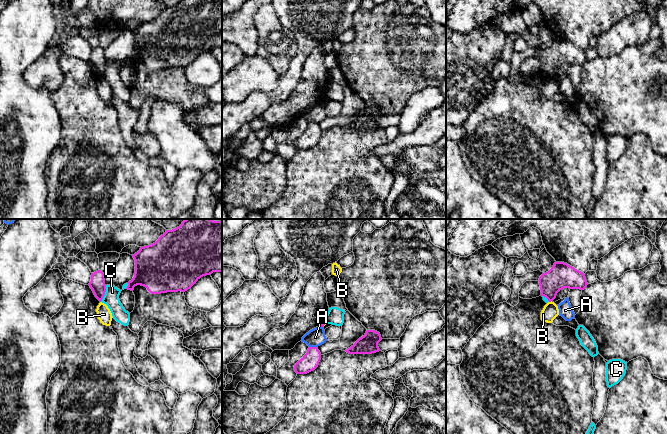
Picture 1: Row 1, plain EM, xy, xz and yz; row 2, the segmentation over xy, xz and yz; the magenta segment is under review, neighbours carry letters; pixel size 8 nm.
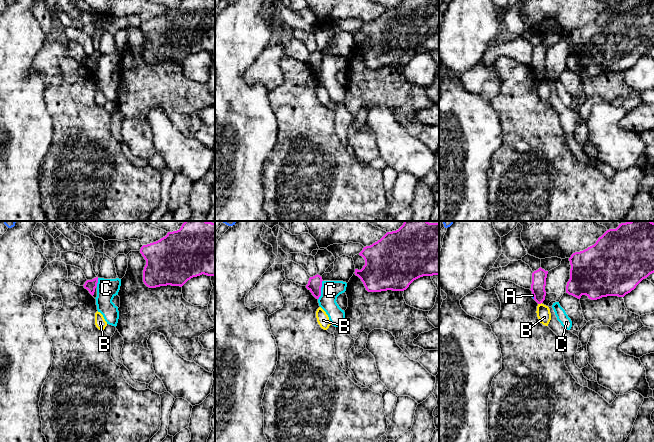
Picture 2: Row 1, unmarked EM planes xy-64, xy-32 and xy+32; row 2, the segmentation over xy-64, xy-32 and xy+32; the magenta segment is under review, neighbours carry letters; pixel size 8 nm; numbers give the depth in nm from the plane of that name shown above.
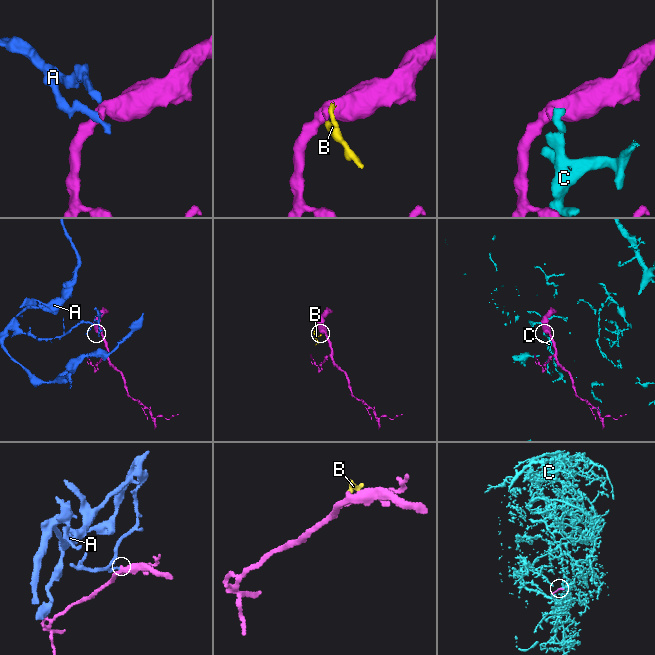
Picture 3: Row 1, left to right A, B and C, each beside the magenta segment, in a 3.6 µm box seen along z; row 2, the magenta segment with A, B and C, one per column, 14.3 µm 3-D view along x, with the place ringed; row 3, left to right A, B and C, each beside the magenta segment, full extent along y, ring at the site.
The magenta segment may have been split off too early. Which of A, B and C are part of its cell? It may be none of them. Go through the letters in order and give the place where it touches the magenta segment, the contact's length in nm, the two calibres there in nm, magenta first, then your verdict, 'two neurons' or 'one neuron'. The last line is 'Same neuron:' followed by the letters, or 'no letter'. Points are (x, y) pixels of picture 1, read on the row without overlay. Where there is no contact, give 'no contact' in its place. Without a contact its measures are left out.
A: meets magenta in xz at (313, 123); contact 60 nm long; 140 nm thick on the magenta side, 140 nm on the other; two neurons
B: meets magenta in yz at (550, 77); contact 30 nm long; 200 nm thick on the magenta side, 130 nm on the other; two neurons
C: meets magenta in xy at (104, 69); contact 140 nm long; 120 nm thick on the magenta side, 130 nm on the other; two neurons
Same neuron: no letter

